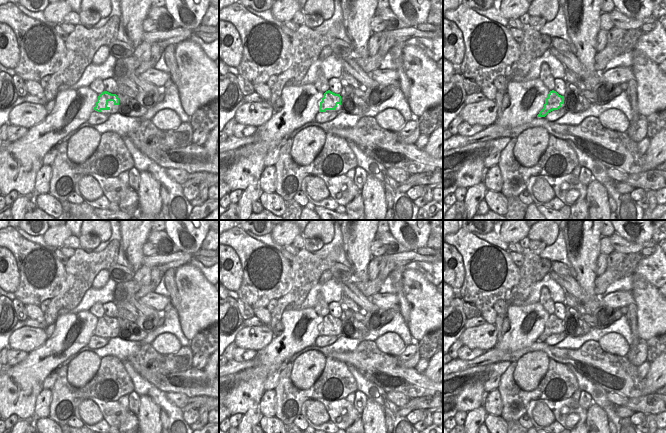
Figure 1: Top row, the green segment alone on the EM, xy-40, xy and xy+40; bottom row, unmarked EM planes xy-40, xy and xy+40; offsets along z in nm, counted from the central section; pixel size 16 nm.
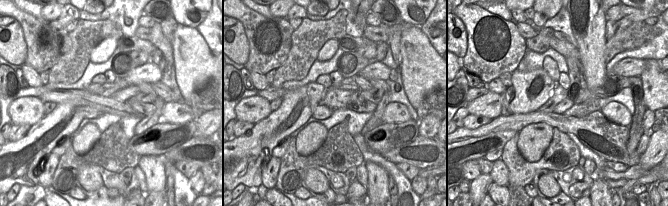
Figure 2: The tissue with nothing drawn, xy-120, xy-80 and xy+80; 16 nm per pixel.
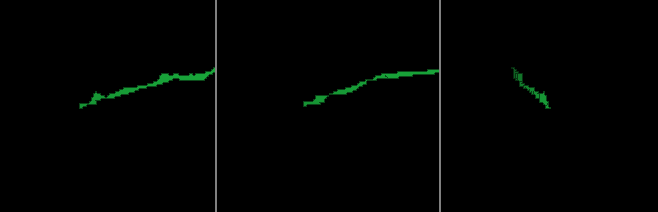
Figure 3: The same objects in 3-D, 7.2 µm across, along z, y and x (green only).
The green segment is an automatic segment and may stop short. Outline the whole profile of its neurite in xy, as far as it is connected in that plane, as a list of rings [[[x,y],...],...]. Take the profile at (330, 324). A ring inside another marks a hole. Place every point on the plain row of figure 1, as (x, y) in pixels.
[[[330,314],[326,315],[320,326],[319,336],[326,336],[327,334],[336,334],[337,329],[341,329],[340,318],[335,318]]]

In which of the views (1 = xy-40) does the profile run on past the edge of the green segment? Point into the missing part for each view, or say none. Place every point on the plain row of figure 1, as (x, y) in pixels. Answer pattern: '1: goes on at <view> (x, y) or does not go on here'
1: does not go on here

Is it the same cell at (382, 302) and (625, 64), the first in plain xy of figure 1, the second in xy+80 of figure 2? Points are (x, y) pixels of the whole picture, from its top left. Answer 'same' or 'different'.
same

